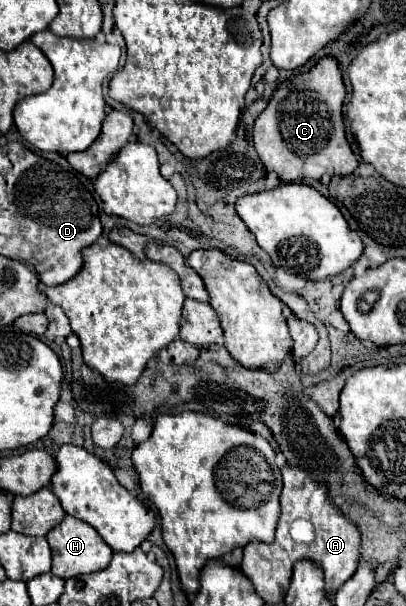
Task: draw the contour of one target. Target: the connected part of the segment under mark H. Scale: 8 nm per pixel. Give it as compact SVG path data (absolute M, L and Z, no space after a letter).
M66 515L64 521L46 535L46 539L52 549L52 573L62 579L104 569L110 563L112 553L114 553L110 549L110 545L106 545L106 541L102 541L102 537L98 535L98 531L92 525L78 521L76 517L70 517L70 515Z

